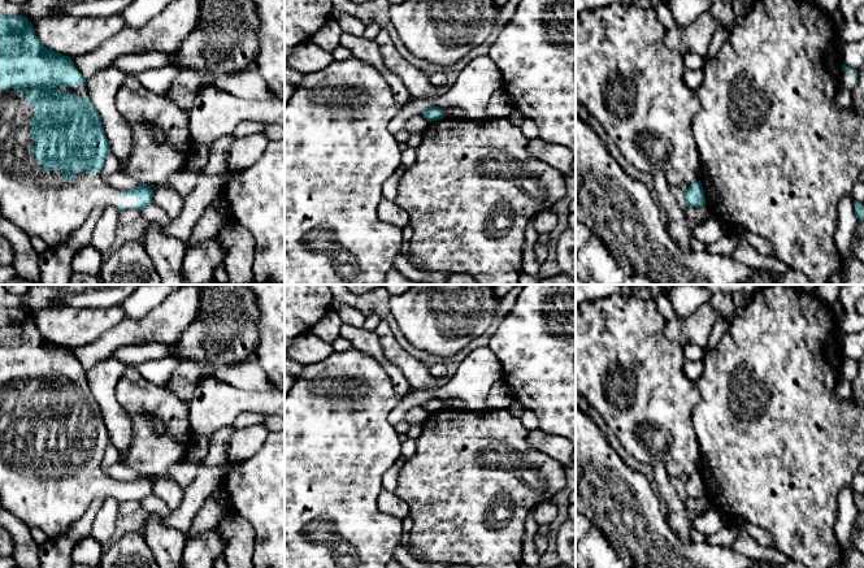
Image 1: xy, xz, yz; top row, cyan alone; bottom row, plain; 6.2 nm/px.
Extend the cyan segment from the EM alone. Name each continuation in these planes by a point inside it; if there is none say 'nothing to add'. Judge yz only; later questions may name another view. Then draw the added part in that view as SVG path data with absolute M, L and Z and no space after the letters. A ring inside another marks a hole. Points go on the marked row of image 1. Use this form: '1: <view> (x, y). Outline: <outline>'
1: yz (847, 78). Outline: M842 71L838 88L852 91L855 87L855 73L854 71Z

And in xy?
1: xy (43, 204). Outline: M14 88L0 91L0 209L5 218L17 225L30 238L42 239L48 247L60 246L79 229L96 208L125 205L127 209L136 205L135 196L123 198L101 177L82 170L73 181L64 178L65 170L43 170L36 155L29 149L35 146L30 134L30 122L35 107L25 95Z

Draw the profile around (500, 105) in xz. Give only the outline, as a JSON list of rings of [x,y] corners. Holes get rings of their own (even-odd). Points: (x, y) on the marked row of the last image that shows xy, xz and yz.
[[[503,88],[495,91],[486,108],[486,118],[508,118],[515,113],[517,113],[517,110],[511,96]]]

